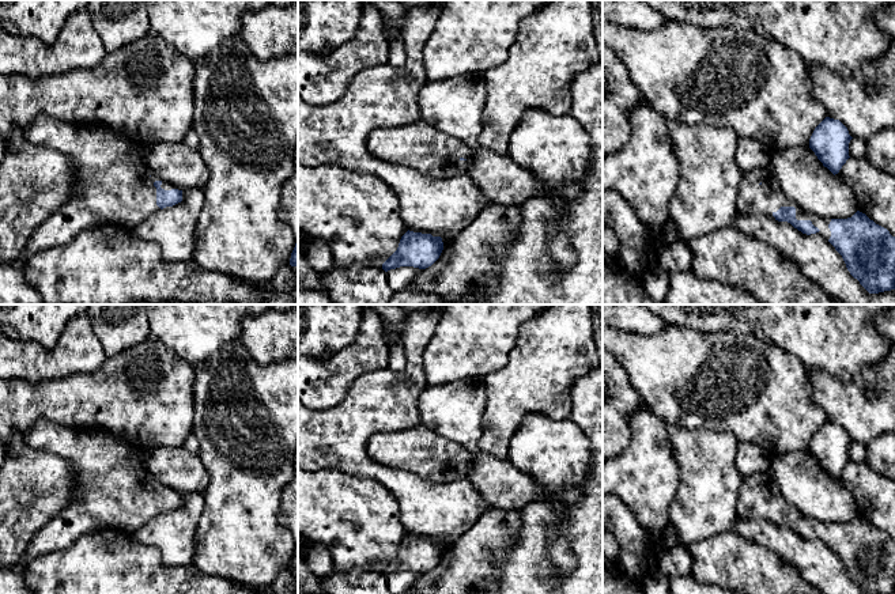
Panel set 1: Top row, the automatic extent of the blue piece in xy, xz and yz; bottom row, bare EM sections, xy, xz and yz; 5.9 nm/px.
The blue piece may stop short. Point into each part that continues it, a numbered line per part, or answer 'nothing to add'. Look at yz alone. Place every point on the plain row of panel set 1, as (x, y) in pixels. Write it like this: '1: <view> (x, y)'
1: yz (765, 503)

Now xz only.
1: xz (419, 450)

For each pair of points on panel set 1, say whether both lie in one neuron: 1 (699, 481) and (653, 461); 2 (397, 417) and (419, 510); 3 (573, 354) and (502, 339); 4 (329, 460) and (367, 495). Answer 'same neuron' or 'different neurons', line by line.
1: different neurons
2: same neuron
3: different neurons
4: different neurons

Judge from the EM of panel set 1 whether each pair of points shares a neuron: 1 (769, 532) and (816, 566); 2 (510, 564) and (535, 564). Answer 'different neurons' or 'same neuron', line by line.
1: same neuron
2: same neuron

